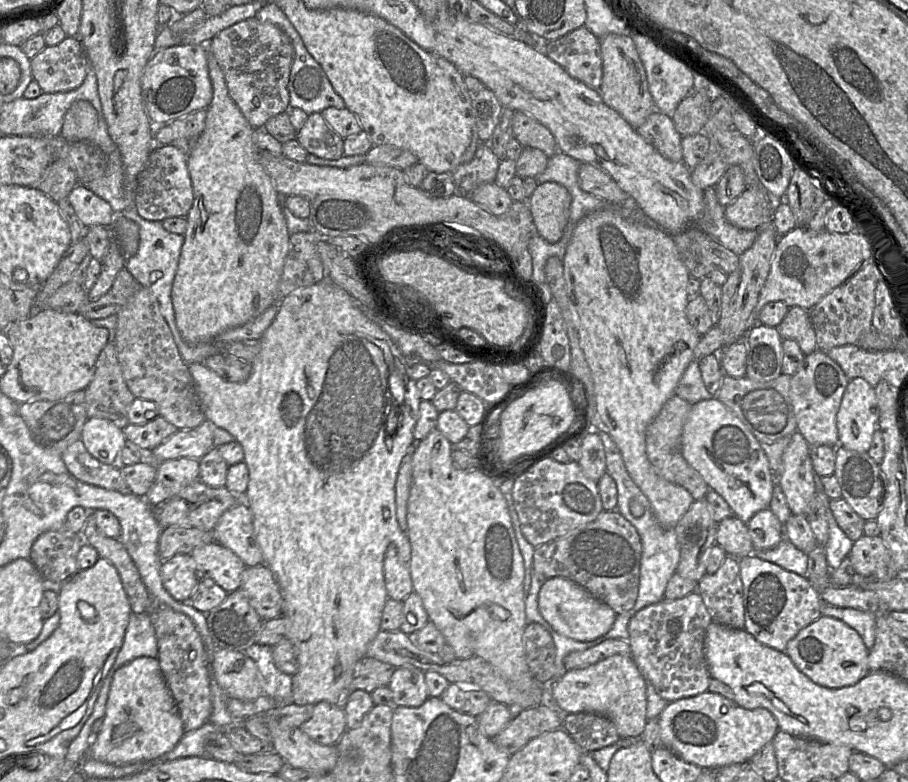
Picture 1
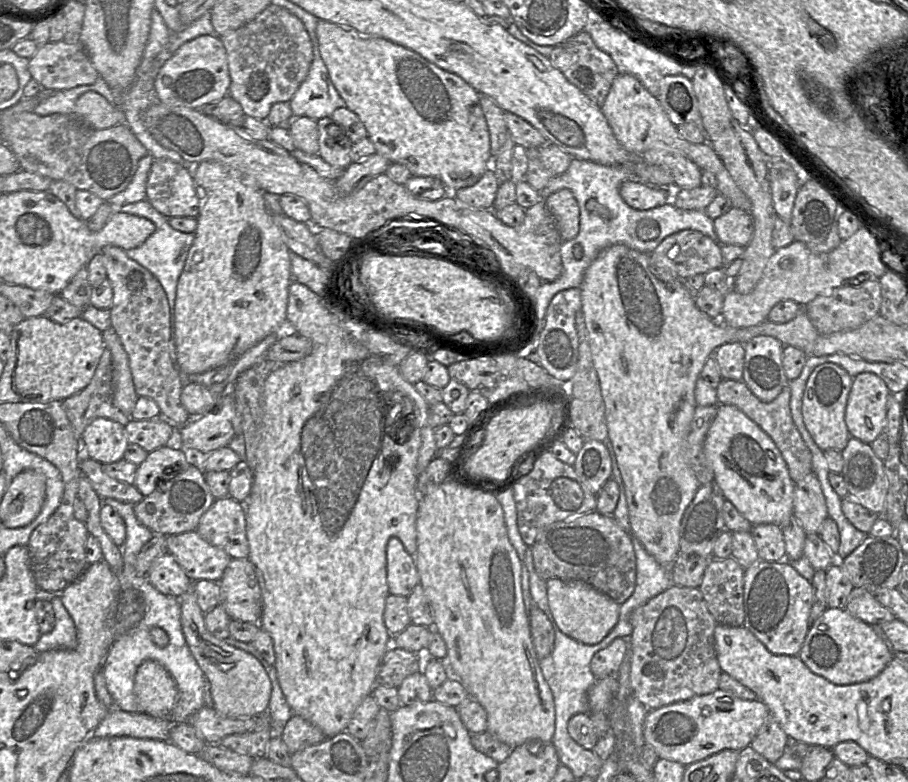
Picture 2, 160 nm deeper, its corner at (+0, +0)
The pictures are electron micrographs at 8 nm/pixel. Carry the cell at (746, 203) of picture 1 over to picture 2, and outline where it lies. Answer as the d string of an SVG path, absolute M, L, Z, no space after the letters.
M732 207L714 219L714 230L722 243L746 247L754 232L754 222L750 212Z

